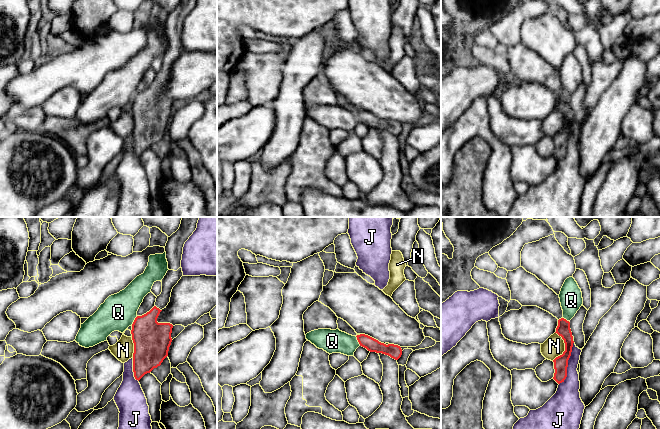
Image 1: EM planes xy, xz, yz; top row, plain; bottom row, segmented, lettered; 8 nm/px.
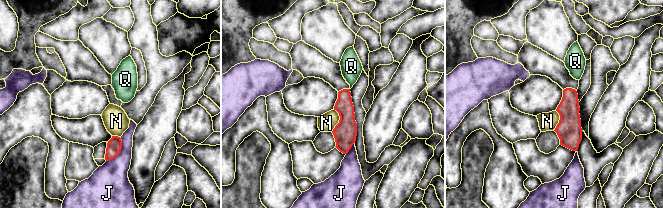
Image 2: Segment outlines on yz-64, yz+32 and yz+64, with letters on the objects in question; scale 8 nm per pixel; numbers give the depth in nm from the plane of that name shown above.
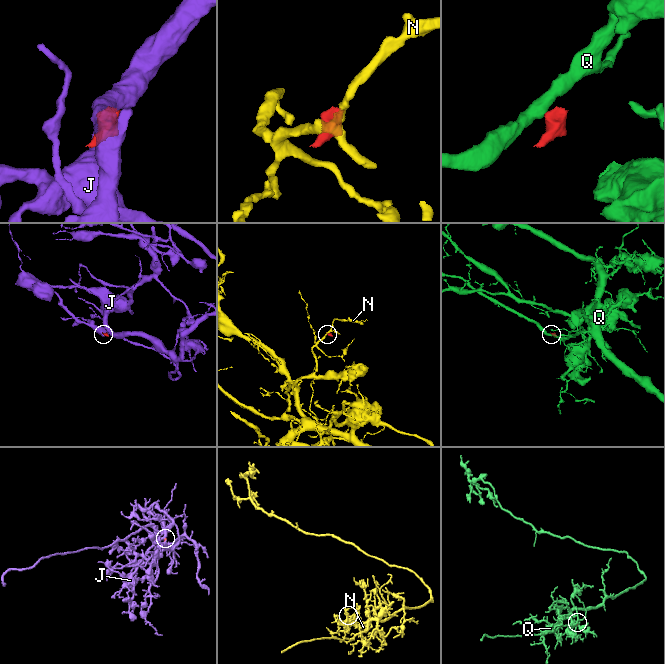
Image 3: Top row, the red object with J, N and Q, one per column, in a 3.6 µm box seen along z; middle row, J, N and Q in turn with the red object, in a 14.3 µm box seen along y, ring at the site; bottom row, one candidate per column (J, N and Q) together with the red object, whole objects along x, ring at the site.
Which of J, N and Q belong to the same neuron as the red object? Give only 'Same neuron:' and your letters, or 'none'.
Same neuron: none

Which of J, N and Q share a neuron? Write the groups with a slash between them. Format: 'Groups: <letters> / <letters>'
Groups: J / N / Q

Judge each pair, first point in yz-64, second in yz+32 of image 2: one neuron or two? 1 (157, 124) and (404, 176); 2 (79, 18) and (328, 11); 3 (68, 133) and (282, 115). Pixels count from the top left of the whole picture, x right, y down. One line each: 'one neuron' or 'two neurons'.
1: two neurons
2: two neurons
3: one neuron

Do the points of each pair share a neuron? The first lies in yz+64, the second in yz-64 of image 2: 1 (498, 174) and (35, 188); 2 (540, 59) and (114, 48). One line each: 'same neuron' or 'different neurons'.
1: different neurons
2: different neurons

